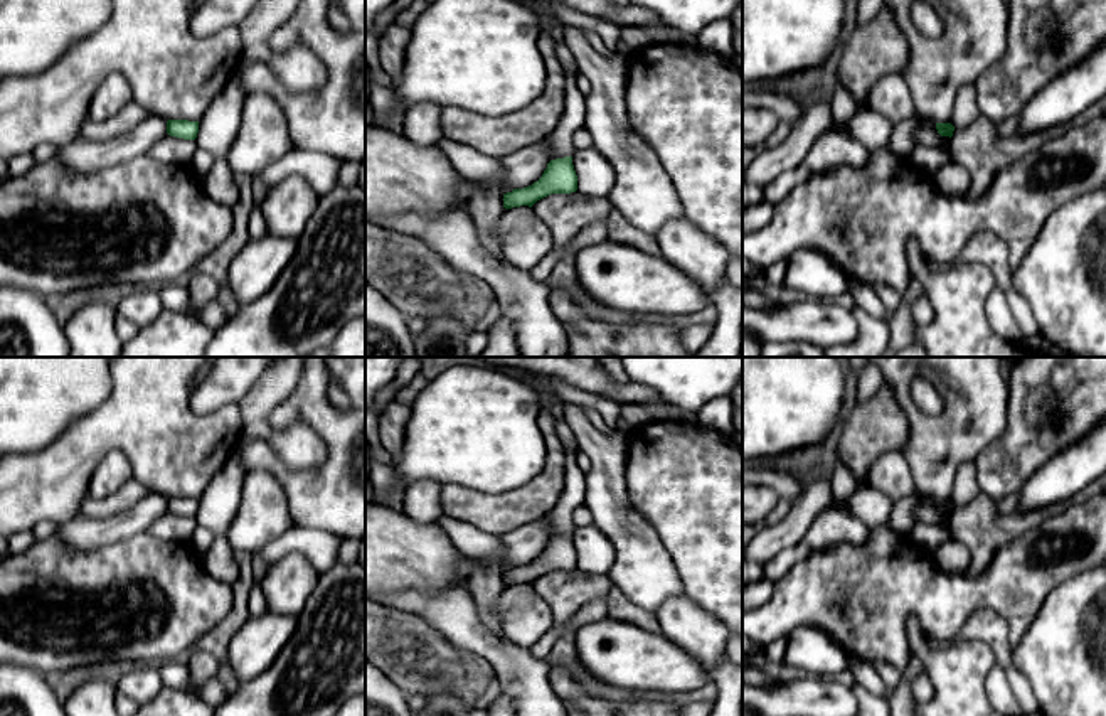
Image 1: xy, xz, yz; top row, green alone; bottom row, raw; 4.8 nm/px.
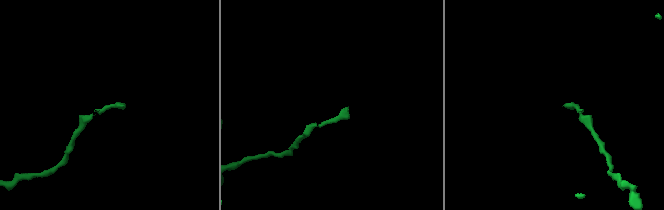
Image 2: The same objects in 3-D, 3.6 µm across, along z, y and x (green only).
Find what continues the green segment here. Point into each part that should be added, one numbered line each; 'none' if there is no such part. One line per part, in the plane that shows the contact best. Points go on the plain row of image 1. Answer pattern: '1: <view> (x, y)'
none

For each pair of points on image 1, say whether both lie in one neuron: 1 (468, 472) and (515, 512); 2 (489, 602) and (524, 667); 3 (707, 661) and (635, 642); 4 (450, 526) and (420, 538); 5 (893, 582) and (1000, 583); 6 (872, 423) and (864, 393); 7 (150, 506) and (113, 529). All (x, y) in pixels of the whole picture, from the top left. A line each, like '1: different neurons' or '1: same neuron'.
1: different neurons
2: different neurons
3: different neurons
4: different neurons
5: same neuron
6: different neurons
7: same neuron

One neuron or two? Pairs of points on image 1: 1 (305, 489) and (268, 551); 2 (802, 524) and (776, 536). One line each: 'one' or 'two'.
1: two
2: one

